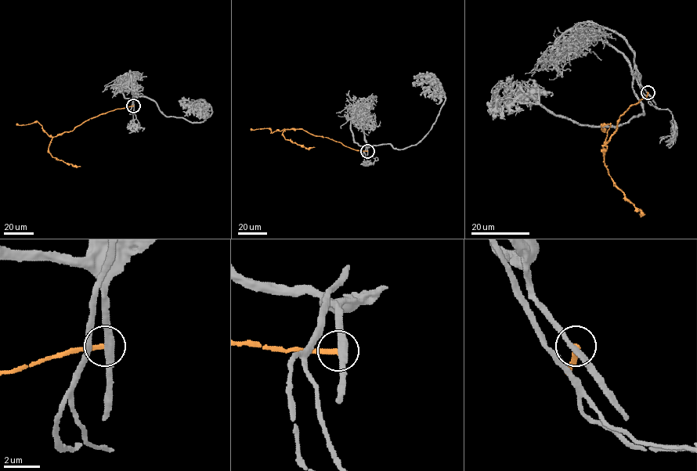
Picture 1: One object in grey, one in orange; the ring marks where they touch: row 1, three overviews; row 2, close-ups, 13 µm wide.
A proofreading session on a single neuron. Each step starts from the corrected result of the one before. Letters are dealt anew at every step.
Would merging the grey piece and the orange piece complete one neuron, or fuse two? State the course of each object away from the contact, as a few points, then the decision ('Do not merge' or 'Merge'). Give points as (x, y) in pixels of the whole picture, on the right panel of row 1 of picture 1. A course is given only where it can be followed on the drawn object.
Course of grey: (648, 92), (635, 73), (643, 114), (594, 126), (500, 81), (496, 91). Course of orange: (648, 92), (619, 116), (617, 129), (603, 145), (608, 174), (640, 210), (640, 214). Do not merge

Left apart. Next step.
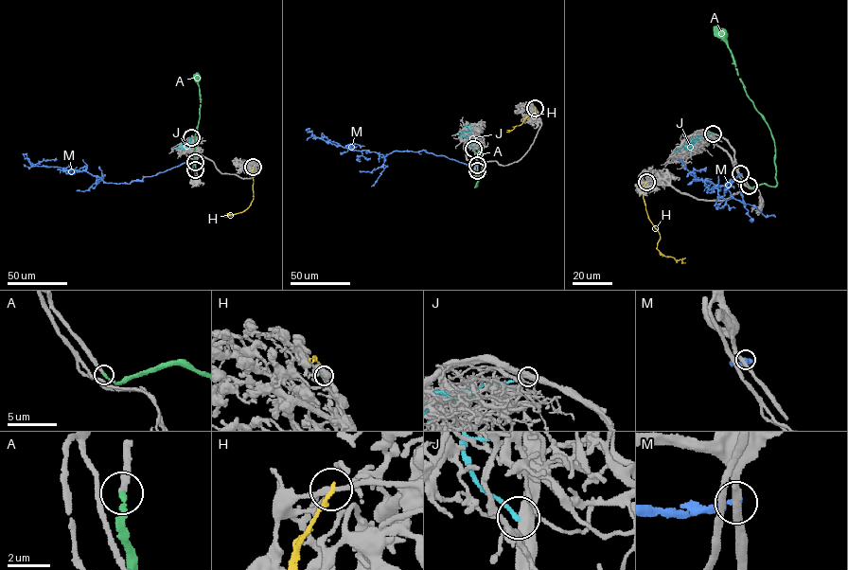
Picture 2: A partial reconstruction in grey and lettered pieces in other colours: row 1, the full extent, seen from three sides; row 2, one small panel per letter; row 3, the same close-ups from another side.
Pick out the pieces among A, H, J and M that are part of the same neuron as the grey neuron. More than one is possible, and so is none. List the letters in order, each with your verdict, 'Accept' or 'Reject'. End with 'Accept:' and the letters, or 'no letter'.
A: Accept
H: Reject
J: Reject
M: Reject
Accept: A

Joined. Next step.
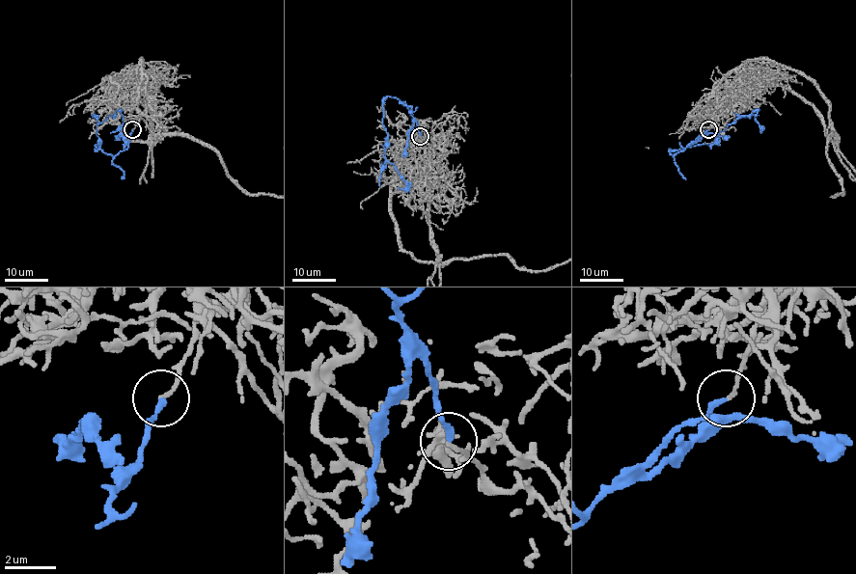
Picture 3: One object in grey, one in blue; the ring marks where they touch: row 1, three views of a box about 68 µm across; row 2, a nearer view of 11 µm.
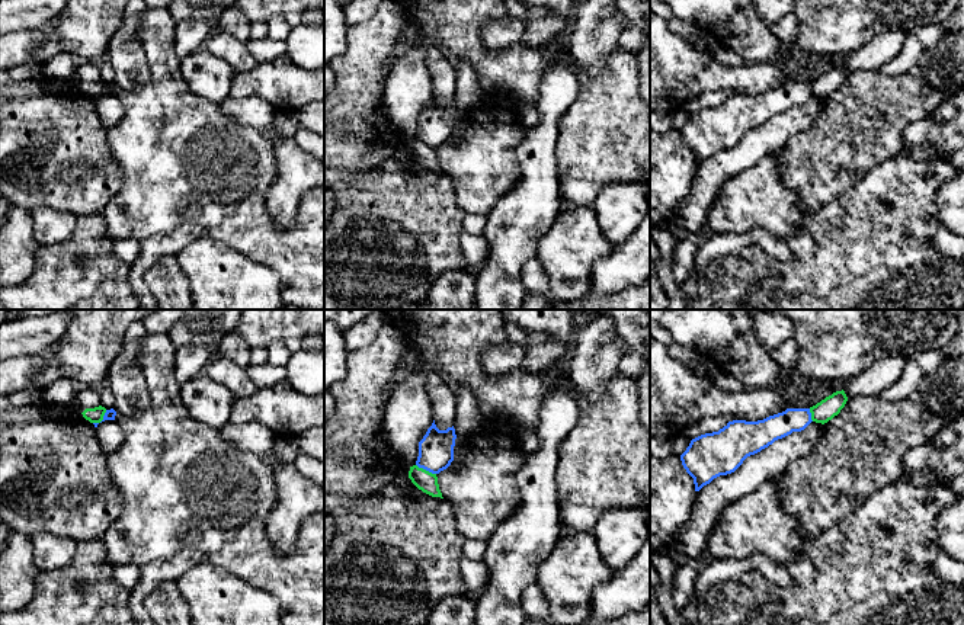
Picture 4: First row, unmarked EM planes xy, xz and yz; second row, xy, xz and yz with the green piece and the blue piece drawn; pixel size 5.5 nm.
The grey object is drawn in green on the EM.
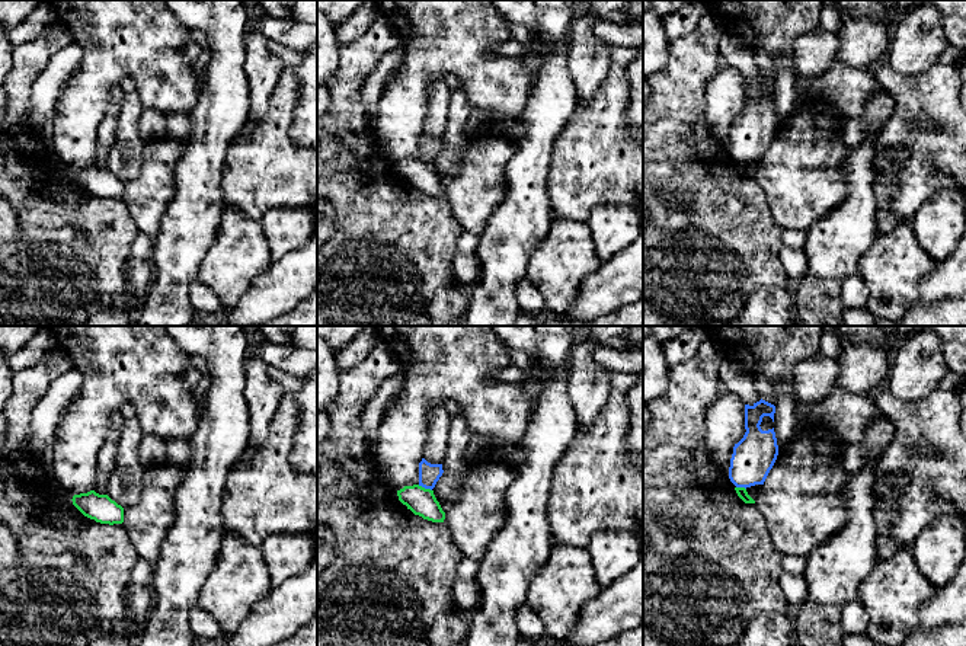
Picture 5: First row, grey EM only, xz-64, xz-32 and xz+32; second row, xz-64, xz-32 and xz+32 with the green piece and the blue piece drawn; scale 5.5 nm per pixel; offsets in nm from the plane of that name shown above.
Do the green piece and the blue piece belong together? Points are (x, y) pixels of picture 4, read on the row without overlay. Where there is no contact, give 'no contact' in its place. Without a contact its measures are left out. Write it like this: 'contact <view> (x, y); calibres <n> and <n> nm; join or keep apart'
contact xz (425, 144); calibres 120 and 190 nm; keep apart

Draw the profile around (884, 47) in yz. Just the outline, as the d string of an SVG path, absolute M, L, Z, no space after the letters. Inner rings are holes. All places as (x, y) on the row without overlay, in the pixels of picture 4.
M900 29L877 35L868 44L852 51L845 58L848 73L853 70L878 70L884 62L893 60L903 47L906 33Z

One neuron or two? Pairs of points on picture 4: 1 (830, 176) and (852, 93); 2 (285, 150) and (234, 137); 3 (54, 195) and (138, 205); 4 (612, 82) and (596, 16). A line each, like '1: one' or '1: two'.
1: one
2: two
3: two
4: two

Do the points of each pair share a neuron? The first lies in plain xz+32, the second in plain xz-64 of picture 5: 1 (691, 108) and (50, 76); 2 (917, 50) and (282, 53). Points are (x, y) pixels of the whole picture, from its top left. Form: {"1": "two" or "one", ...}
{"1": "two", "2": "two"}

